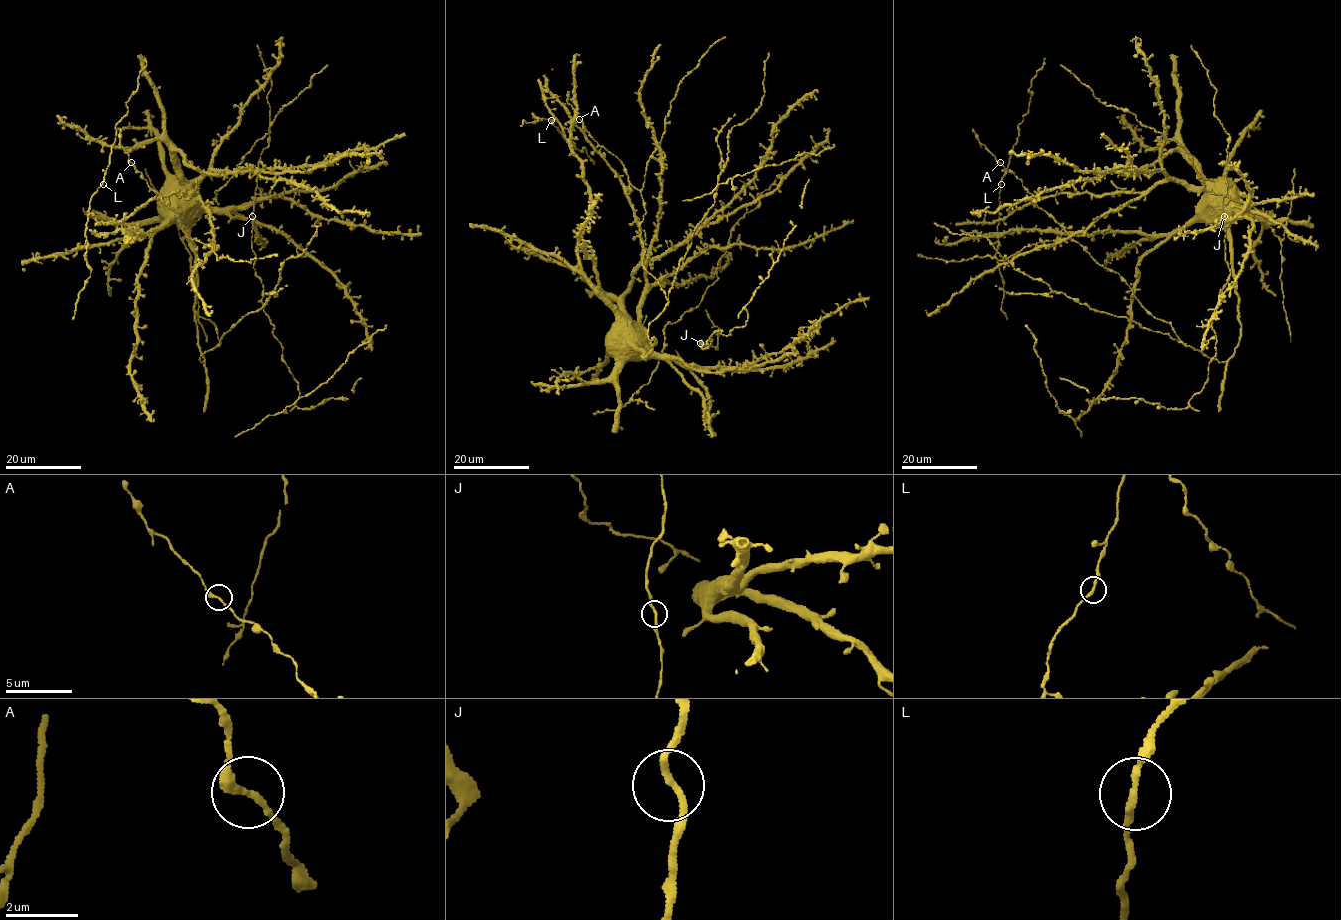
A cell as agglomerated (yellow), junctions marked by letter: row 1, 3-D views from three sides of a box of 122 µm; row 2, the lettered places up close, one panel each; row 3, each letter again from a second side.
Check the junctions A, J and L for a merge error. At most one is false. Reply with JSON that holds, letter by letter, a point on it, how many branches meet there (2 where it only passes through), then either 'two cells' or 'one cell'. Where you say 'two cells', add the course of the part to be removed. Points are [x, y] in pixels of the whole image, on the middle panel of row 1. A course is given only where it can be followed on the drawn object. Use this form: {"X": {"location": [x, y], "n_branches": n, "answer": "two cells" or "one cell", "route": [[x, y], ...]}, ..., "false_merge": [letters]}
{"A": {"location": [579, 119], "n_branches": 2, "answer": "one cell"}, "J": {"location": [700, 343], "n_branches": 2, "answer": "one cell"}, "L": {"location": [551, 120], "n_branches": 2, "answer": "one cell"}, "false_merge": []}

